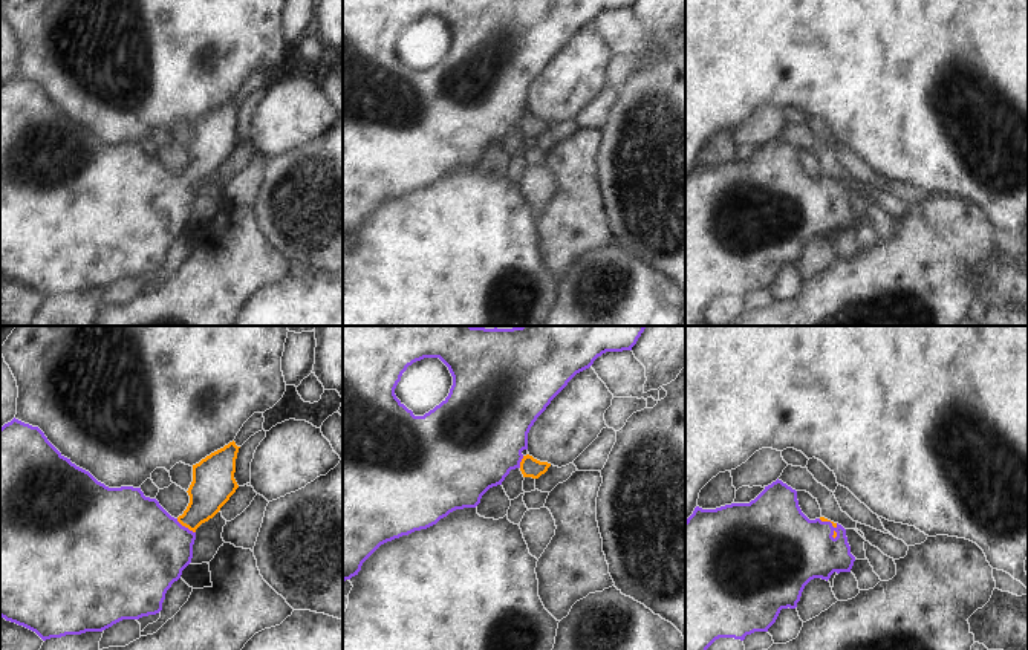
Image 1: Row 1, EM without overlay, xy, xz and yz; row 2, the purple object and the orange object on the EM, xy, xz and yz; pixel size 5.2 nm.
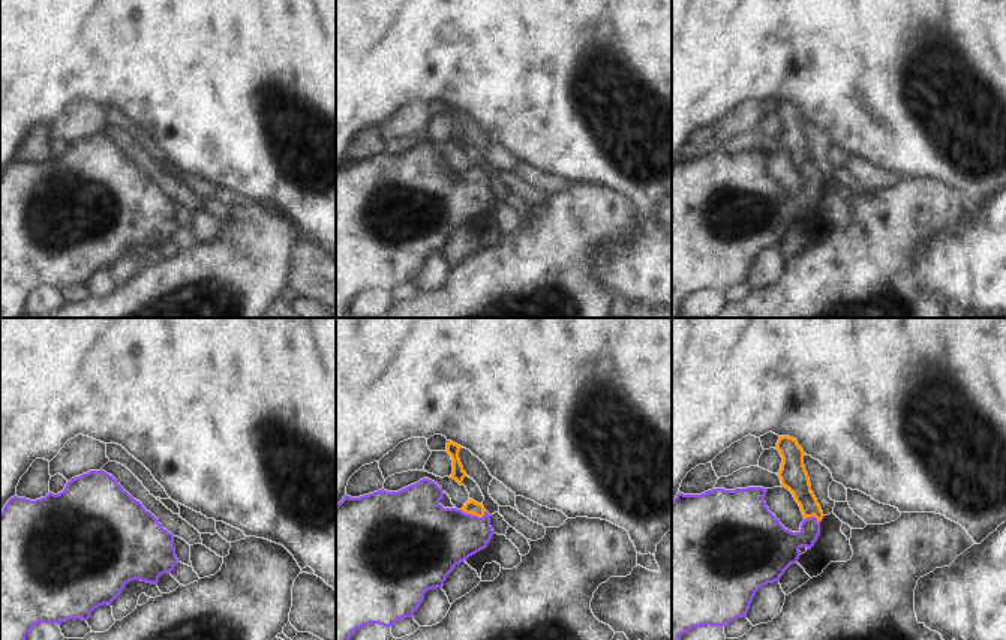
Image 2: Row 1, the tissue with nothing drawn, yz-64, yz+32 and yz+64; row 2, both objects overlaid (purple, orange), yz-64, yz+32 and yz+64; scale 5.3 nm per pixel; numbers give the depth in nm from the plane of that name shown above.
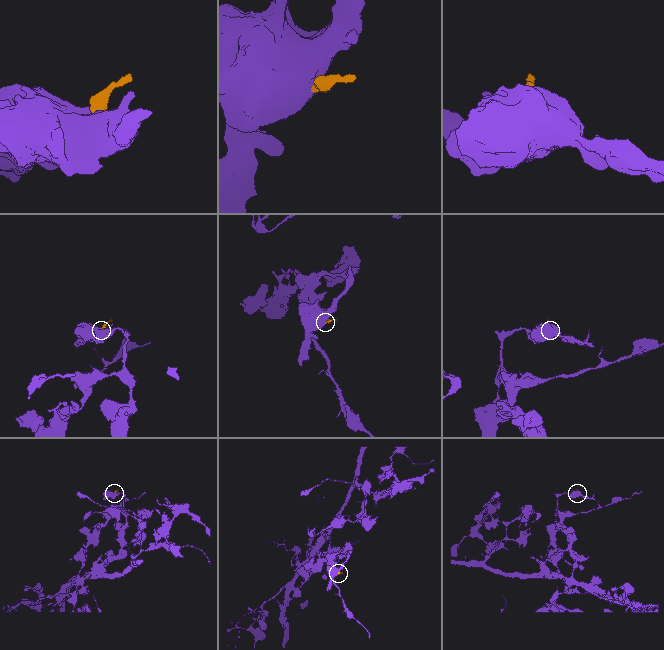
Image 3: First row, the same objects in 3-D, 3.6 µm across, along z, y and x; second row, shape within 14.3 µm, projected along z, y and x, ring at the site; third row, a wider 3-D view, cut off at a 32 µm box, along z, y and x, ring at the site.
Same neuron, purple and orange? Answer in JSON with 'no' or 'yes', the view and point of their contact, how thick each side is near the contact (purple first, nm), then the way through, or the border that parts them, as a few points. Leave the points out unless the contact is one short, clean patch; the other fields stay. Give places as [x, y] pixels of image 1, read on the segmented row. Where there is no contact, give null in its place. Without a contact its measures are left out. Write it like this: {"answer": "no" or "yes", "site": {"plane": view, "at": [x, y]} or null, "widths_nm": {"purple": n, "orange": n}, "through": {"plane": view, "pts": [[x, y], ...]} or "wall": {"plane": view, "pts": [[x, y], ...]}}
{"answer": "yes", "site": {"plane": "xy", "at": [184, 526]}, "widths_nm": {"purple": 460, "orange": 220}, "through": {"plane": "xy", "pts": [[143, 549], [164, 545], [184, 526], [204, 505], [211, 488]]}}

